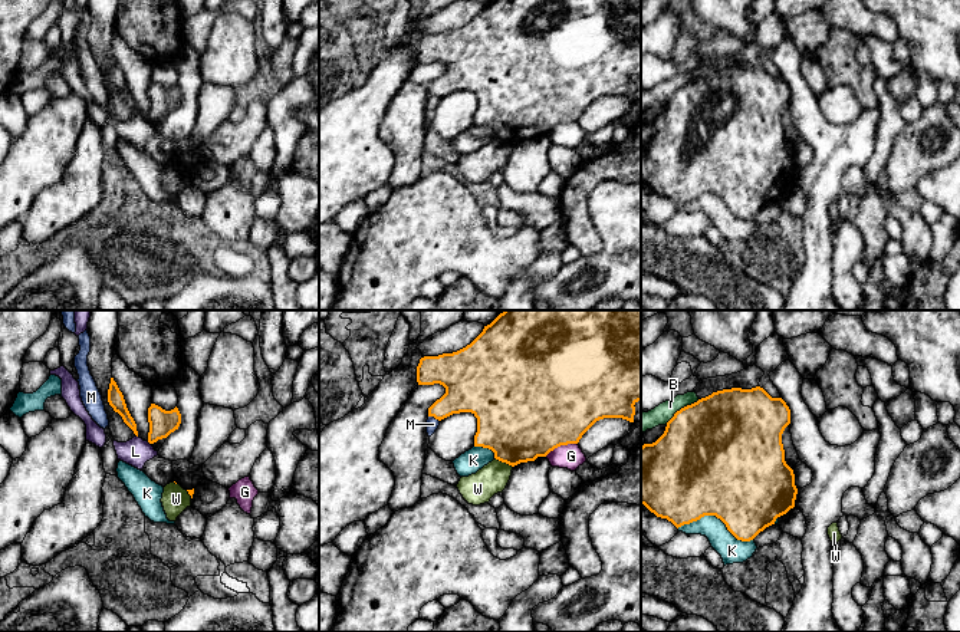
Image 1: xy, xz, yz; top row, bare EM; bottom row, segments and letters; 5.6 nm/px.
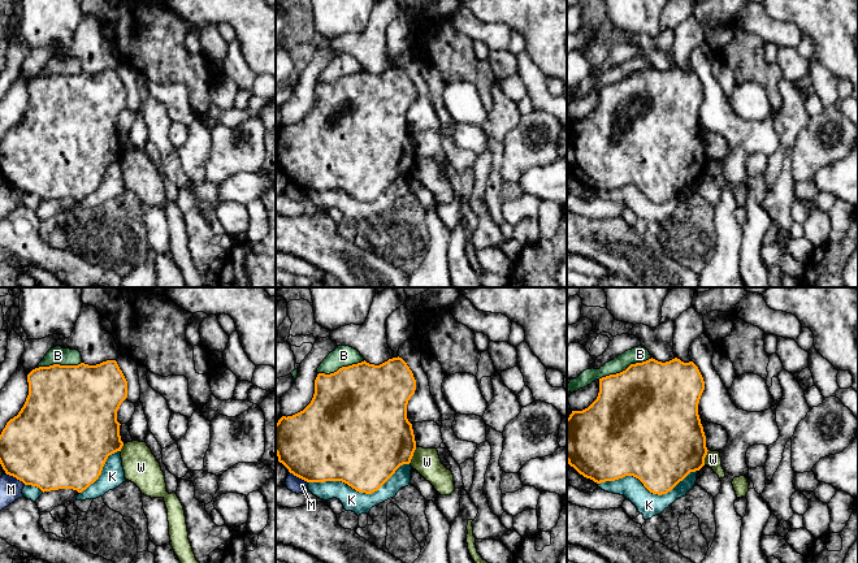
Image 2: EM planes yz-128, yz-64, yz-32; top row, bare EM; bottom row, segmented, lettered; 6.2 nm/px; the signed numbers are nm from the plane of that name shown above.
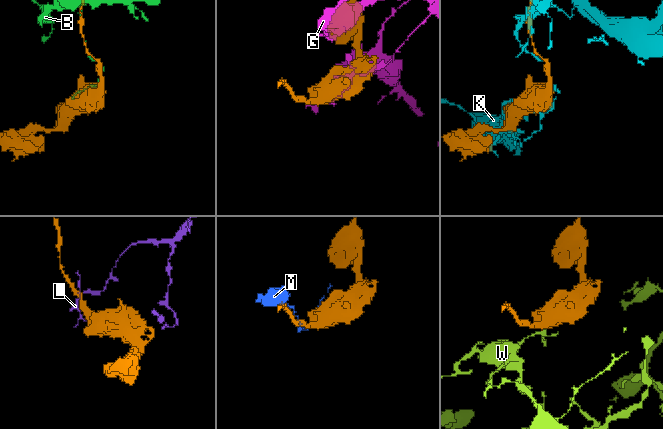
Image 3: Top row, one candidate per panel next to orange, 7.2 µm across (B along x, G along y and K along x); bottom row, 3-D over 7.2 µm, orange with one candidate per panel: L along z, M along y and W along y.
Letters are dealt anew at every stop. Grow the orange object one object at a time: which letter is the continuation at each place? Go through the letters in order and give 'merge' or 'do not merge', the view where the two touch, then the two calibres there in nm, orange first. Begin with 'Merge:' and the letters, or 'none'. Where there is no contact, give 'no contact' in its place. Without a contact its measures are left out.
Merge: none
B: do not merge | yz | 500/120 nm
G: do not merge | xz | 500/140 nm
K: do not merge | yz | 500/140 nm
L: do not merge | no contact
M: do not merge | xz | 280/70 nm
W: do not merge | xz | 460/180 nm

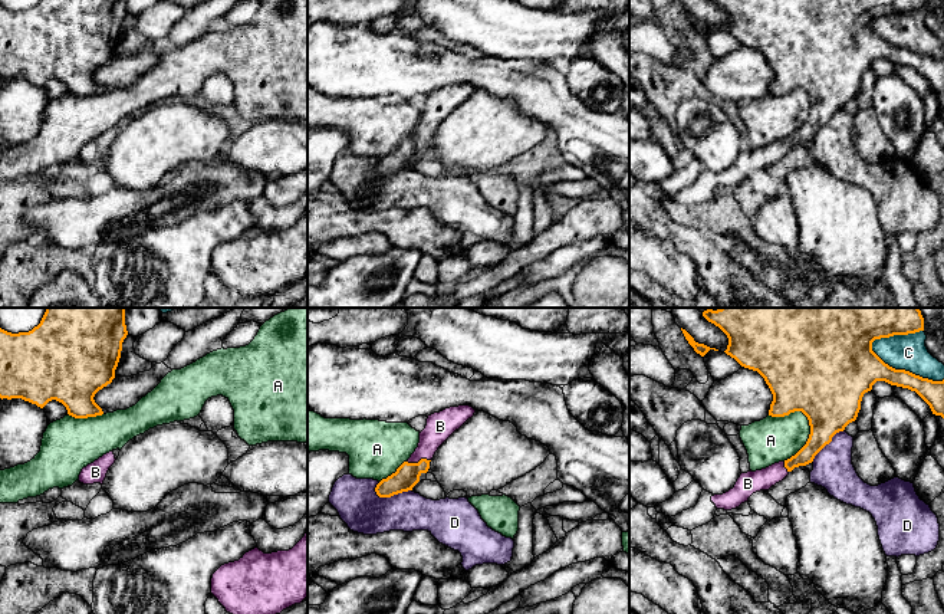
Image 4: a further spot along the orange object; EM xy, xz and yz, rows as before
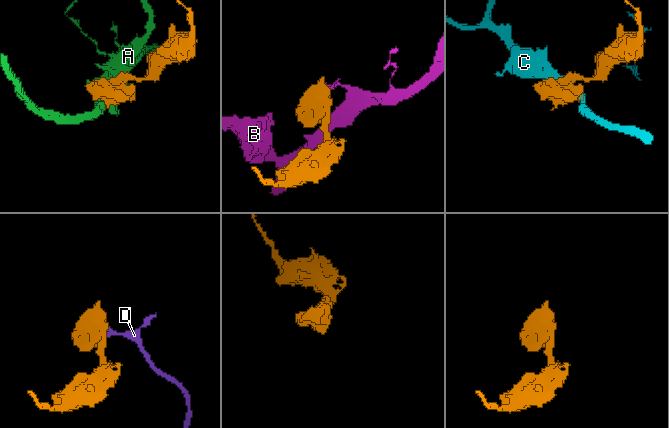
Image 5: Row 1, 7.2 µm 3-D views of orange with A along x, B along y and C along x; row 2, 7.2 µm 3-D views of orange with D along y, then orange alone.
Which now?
Merge: B
A: do not merge | yz | 340/260 nm
B: merge | xz | 140/160 nm
C: do not merge | yz | 240/200 nm
D: do not merge | xz | 140/240 nm

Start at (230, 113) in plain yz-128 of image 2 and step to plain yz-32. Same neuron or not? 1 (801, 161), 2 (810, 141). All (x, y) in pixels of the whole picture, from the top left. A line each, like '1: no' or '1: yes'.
1: no
2: no

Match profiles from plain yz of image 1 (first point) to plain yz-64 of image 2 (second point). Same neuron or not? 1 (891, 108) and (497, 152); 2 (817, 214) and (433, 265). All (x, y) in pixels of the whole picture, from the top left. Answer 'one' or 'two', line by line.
1: two
2: one

